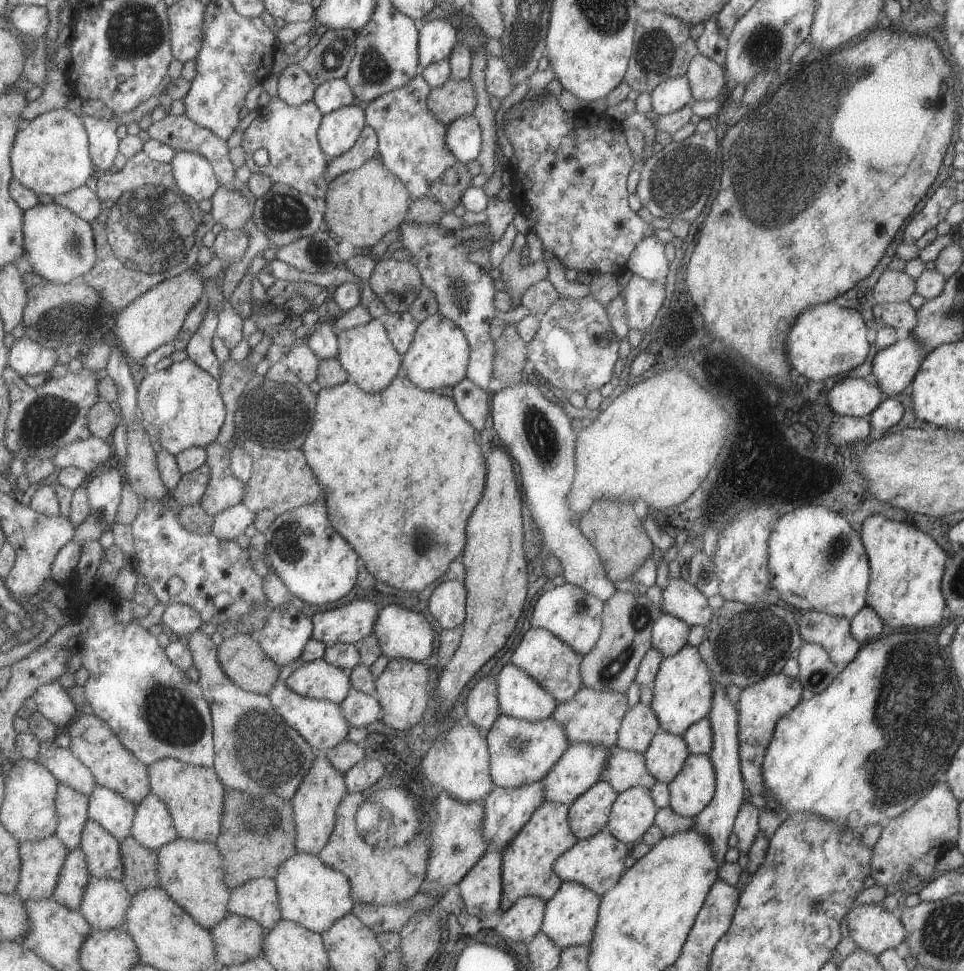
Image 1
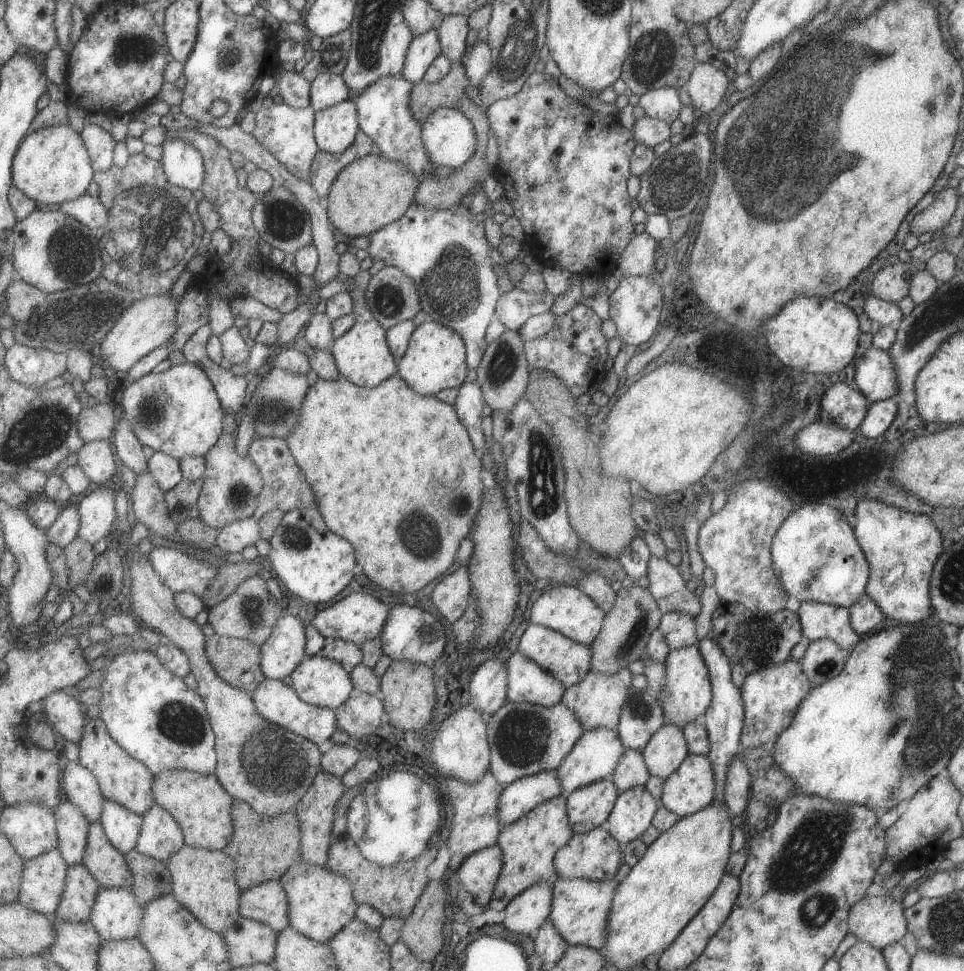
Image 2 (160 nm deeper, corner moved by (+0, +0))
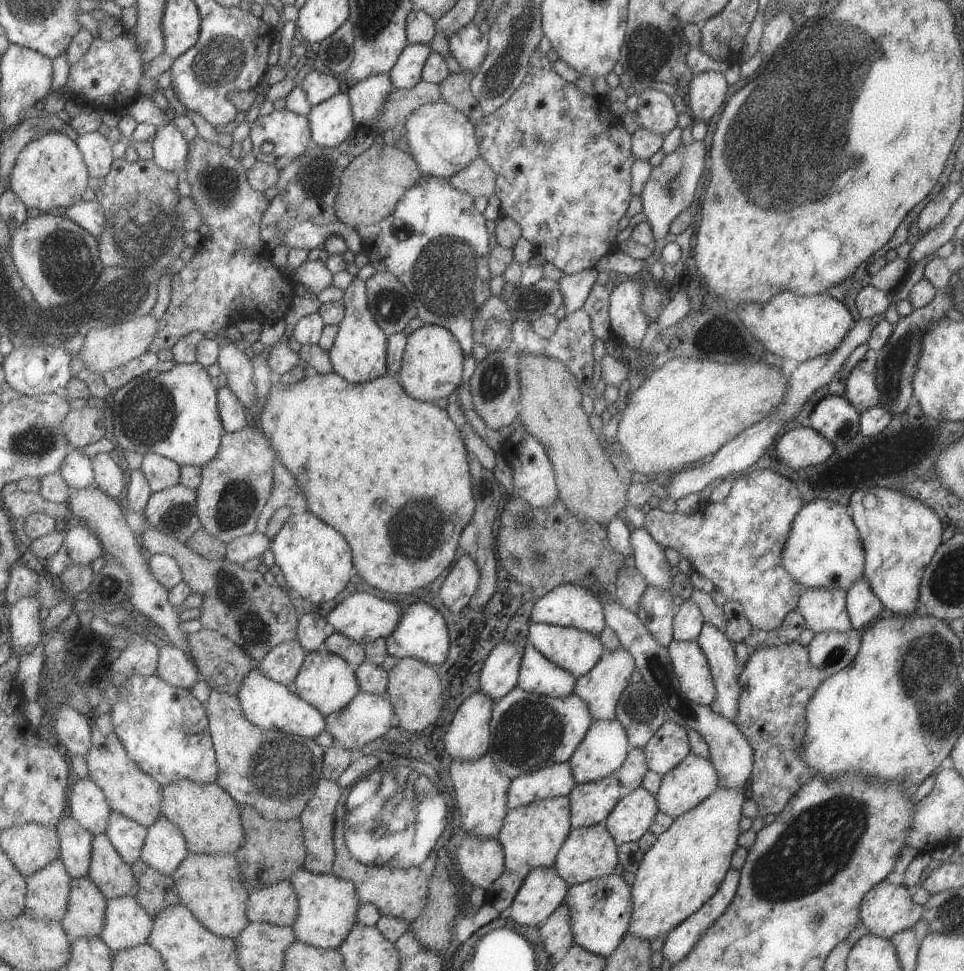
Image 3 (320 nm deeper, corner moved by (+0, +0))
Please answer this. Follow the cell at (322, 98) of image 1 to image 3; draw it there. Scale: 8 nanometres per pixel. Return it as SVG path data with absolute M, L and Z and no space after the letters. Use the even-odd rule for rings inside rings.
M312 69L305 76L301 86L305 89L314 107L345 89L346 83L341 80L340 76L336 76L330 71L323 73Z

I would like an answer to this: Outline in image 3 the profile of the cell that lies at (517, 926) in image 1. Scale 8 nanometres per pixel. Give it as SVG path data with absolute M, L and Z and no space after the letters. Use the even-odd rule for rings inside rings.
M553 867L532 868L510 904L509 918L521 926L537 927L564 901L568 888Z

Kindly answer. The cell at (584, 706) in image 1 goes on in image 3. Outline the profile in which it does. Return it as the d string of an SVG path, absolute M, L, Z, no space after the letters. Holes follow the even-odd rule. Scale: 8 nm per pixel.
M618 647L612 651L605 650L597 664L589 672L578 676L574 680L573 694L585 701L592 720L611 720L616 718L615 709L621 691L629 684L631 672L635 670L633 657L625 647Z

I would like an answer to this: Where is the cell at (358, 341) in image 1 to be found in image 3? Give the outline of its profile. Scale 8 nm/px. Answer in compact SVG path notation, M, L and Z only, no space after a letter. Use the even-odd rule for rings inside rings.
M355 277L344 291L342 301L346 308L345 318L339 324L335 346L329 352L334 371L353 384L371 382L389 374L389 336L371 312L366 281Z

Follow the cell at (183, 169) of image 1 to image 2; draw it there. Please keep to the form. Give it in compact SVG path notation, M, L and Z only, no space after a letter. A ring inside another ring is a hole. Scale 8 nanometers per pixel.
M179 137L169 138L162 144L164 171L173 184L189 190L201 190L206 177L206 166L201 151Z

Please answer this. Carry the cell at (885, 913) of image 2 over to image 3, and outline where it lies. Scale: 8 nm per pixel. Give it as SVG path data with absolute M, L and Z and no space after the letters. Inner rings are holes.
M881 881L860 902L859 918L868 933L890 939L896 932L911 929L922 918L922 906L911 899L903 884Z

